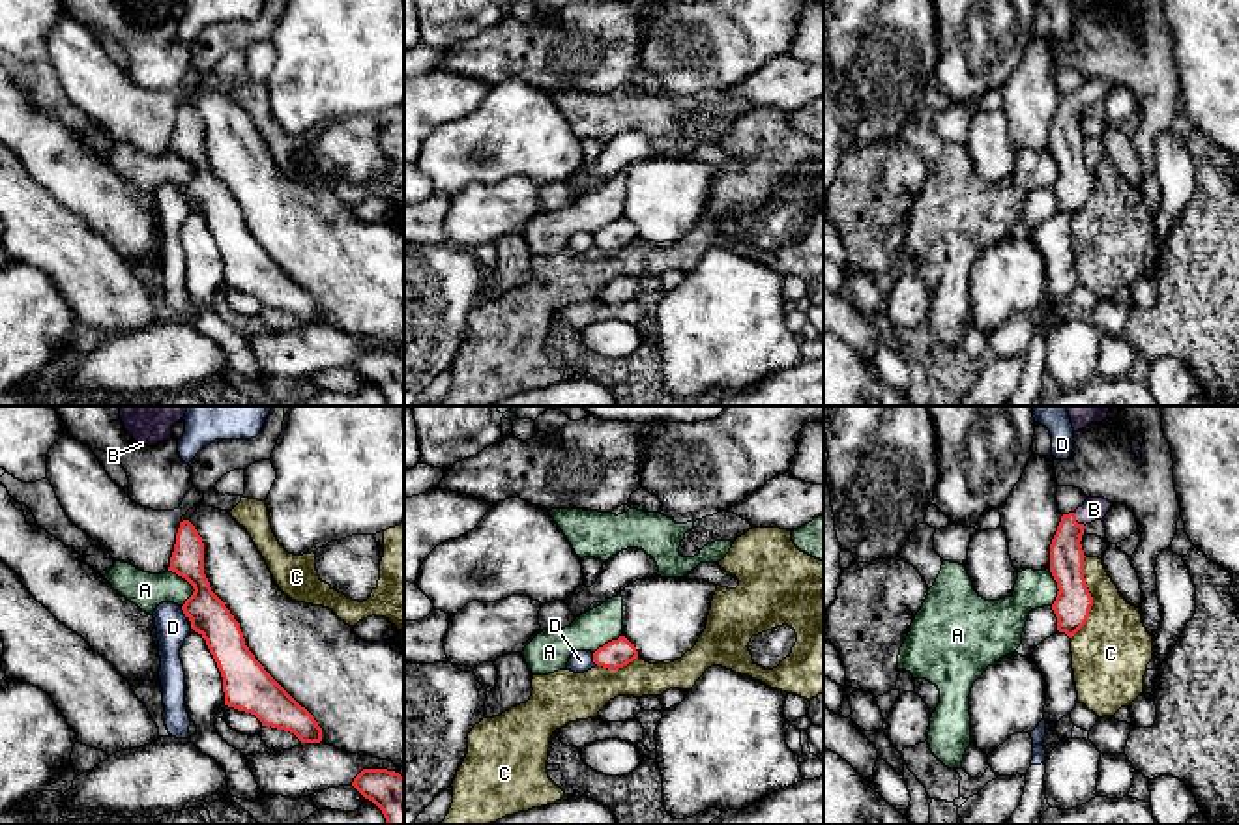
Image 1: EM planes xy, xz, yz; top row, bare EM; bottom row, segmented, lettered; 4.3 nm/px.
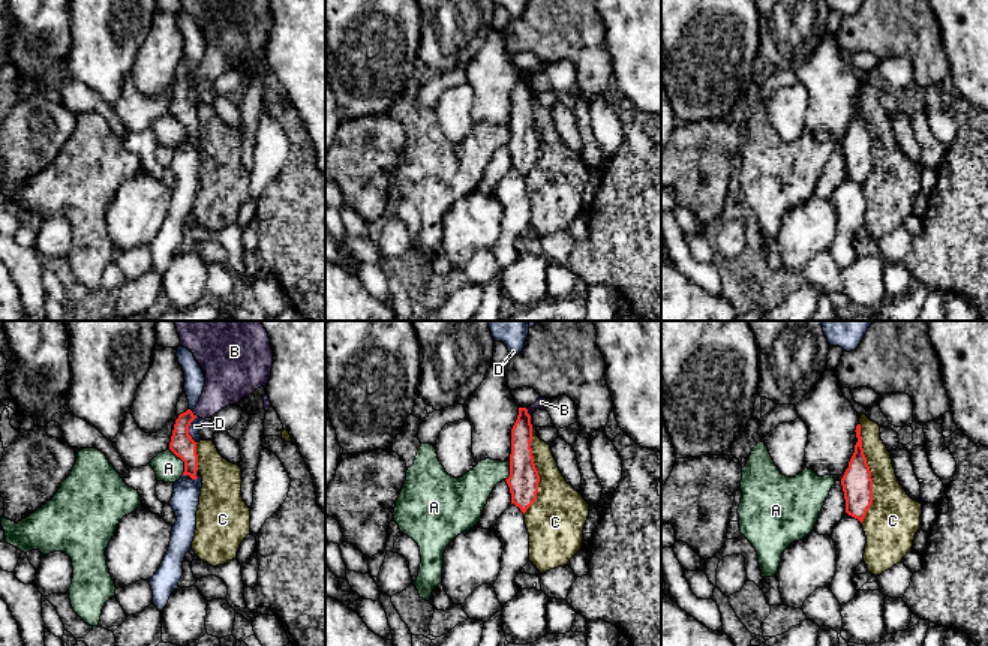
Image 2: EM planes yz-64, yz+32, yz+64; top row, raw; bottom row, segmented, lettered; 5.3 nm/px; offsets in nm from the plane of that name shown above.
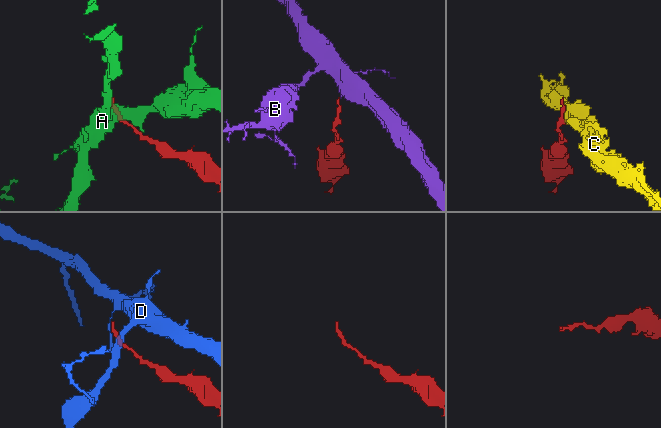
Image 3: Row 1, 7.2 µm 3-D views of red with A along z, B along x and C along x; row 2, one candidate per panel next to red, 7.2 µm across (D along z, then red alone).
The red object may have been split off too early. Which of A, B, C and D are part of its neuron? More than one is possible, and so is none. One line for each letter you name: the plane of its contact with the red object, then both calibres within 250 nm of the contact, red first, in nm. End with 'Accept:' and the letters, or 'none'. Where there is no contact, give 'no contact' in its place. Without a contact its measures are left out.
B: contact in yz; calibres 140 and 100 nm
Accept: B

